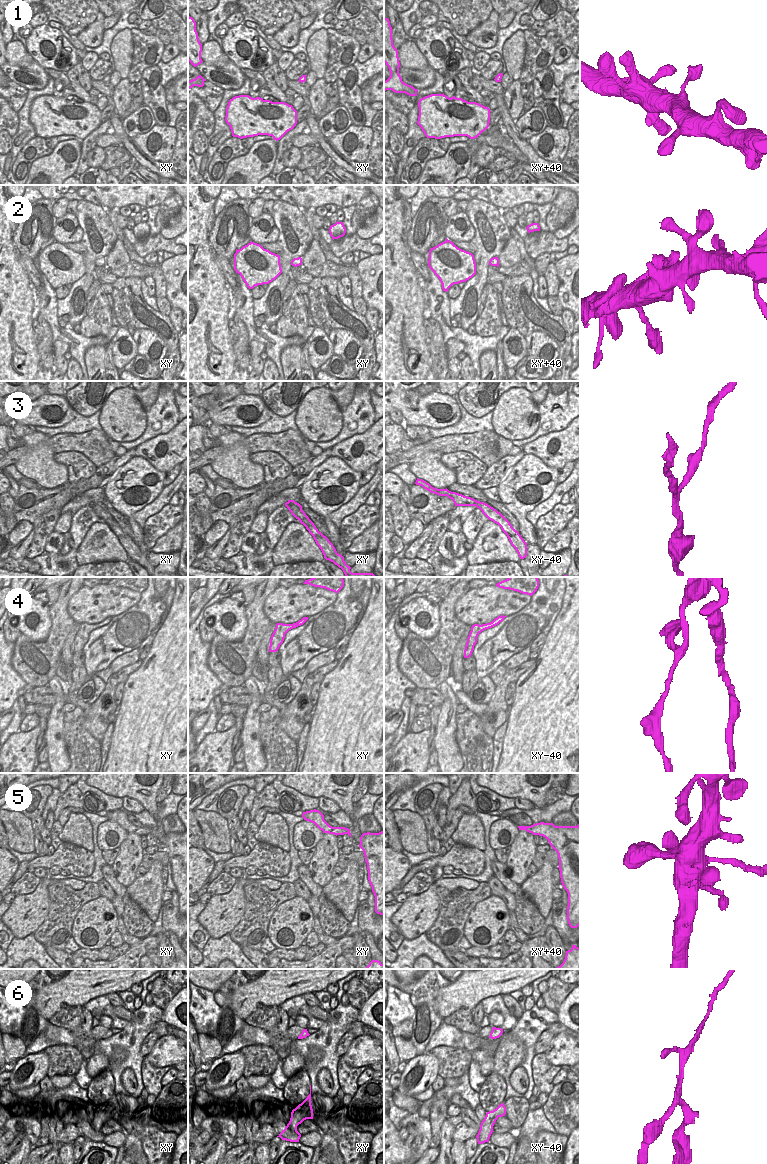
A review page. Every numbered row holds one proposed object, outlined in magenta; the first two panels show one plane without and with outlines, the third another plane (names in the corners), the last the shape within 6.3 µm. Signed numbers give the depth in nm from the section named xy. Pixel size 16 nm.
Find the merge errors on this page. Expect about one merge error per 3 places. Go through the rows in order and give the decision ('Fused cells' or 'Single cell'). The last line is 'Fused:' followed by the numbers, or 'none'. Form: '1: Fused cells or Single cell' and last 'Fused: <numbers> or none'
1: Single cell
2: Single cell
3: Fused cells
4: Single cell
5: Single cell
6: Fused cells
Fused: 3, 6.

